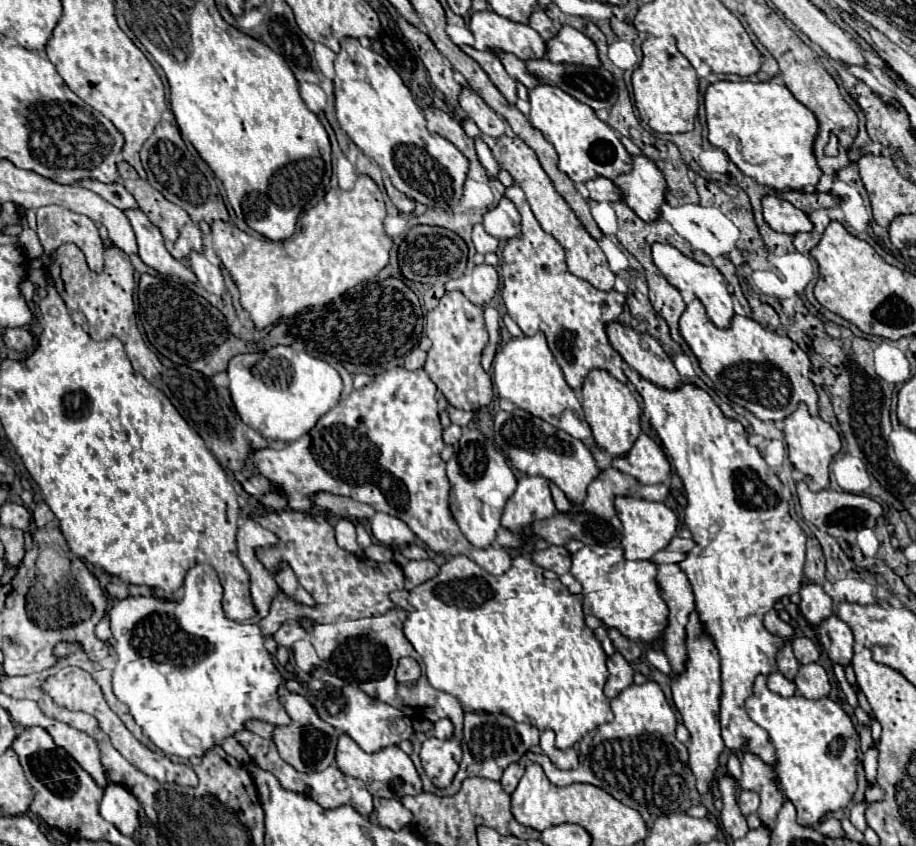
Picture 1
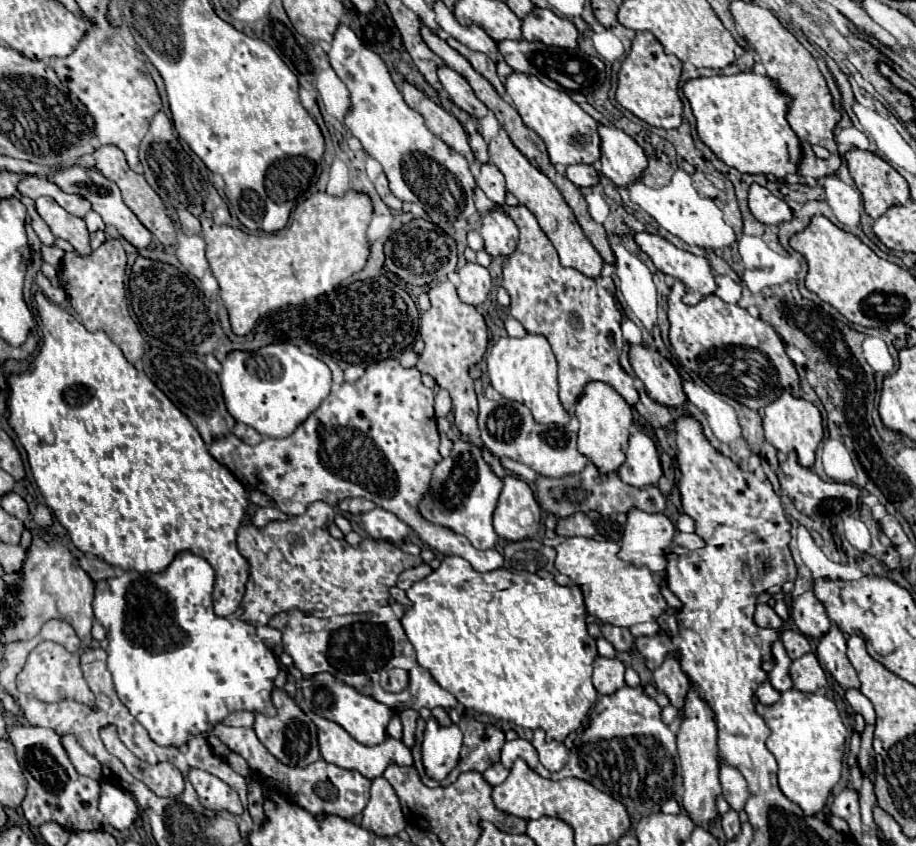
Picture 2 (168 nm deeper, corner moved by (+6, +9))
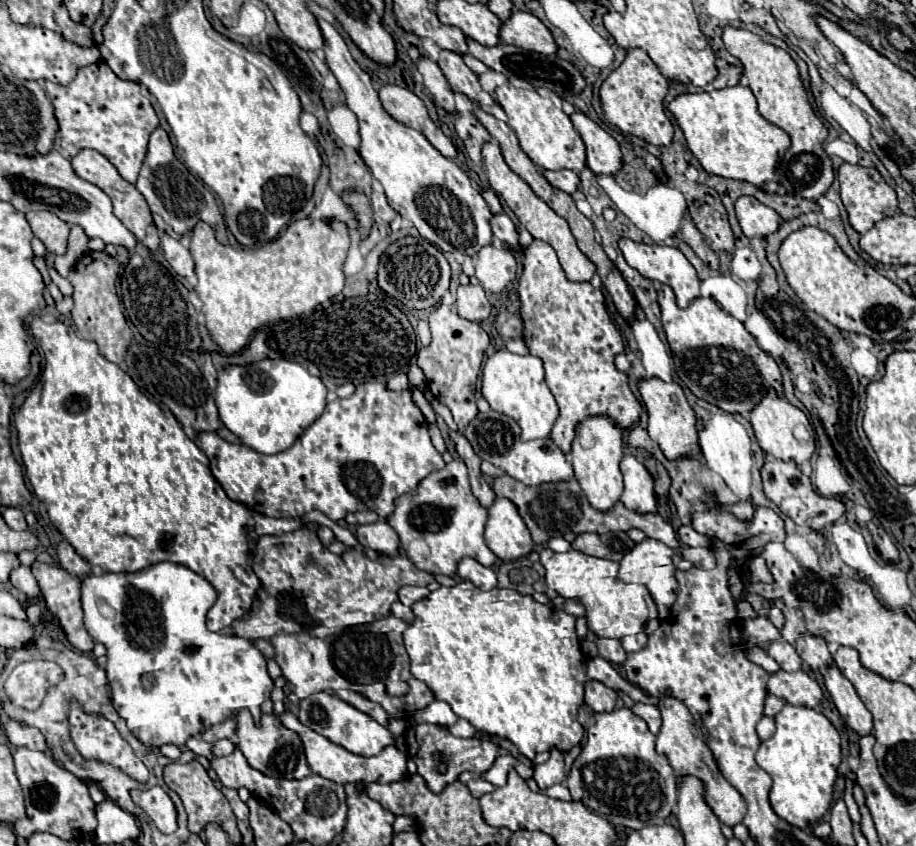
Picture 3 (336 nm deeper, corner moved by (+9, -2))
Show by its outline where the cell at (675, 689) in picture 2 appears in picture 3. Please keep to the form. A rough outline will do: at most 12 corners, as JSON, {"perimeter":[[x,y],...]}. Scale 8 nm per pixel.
{"perimeter":[[660,698],[656,740],[676,780],[696,776],[726,826],[746,802],[722,776],[696,720],[676,698]]}

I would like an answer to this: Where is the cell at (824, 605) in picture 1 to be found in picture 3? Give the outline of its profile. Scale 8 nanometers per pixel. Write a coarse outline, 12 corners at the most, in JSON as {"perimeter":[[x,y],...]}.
{"perimeter":[[800,636],[796,652],[806,672],[834,664],[826,642]]}

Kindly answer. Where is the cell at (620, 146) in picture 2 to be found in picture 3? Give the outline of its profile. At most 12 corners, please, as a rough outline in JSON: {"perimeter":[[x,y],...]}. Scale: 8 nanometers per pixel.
{"perimeter":[[582,112],[570,120],[584,140],[588,168],[614,176],[618,142]]}

